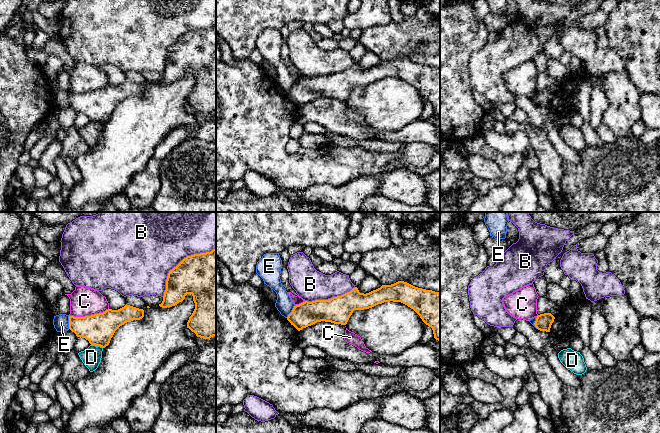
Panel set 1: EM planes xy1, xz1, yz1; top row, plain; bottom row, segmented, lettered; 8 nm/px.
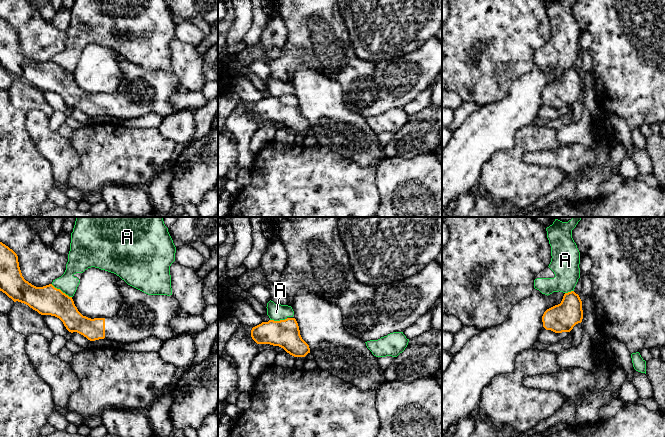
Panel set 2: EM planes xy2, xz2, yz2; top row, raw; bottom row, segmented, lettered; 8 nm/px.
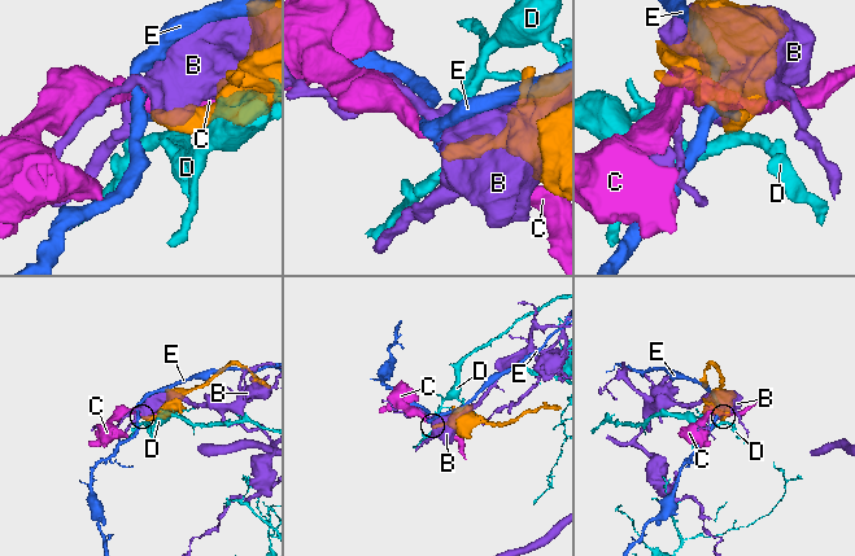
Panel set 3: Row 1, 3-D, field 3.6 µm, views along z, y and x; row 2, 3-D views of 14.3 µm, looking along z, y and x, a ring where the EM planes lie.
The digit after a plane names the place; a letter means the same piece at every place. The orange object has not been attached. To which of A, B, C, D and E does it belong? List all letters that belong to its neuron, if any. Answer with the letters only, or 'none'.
none

